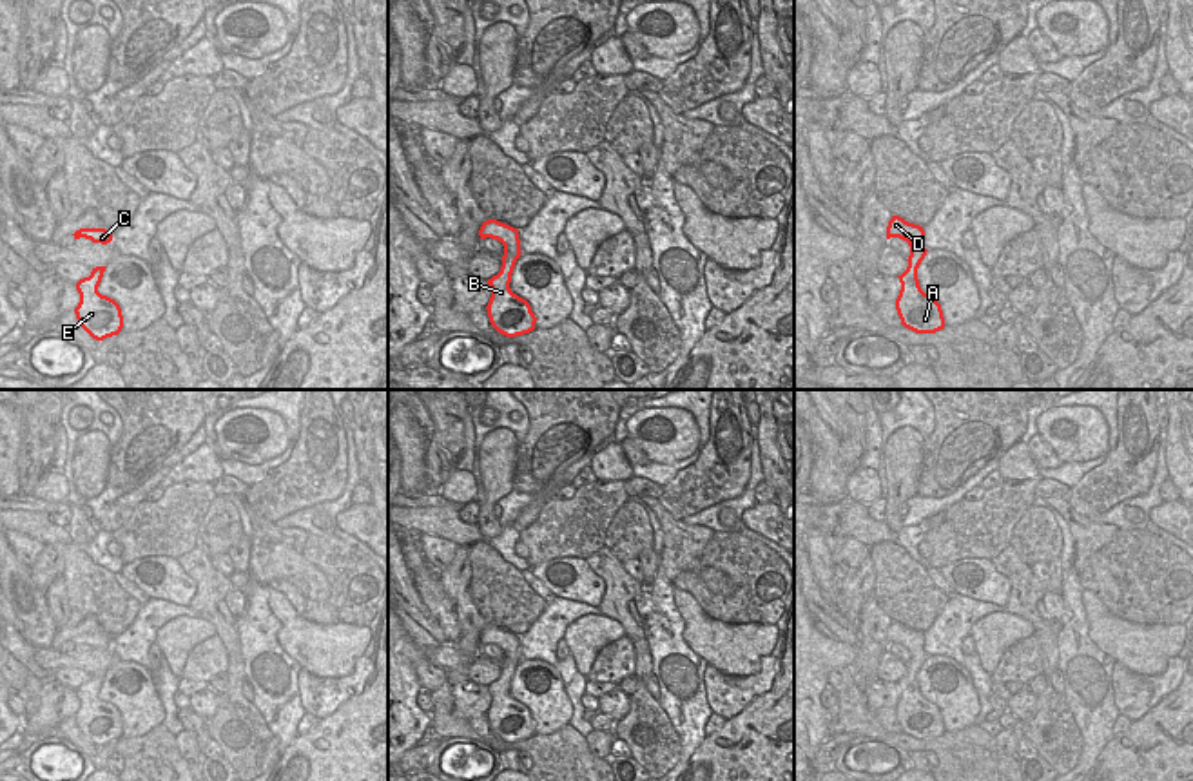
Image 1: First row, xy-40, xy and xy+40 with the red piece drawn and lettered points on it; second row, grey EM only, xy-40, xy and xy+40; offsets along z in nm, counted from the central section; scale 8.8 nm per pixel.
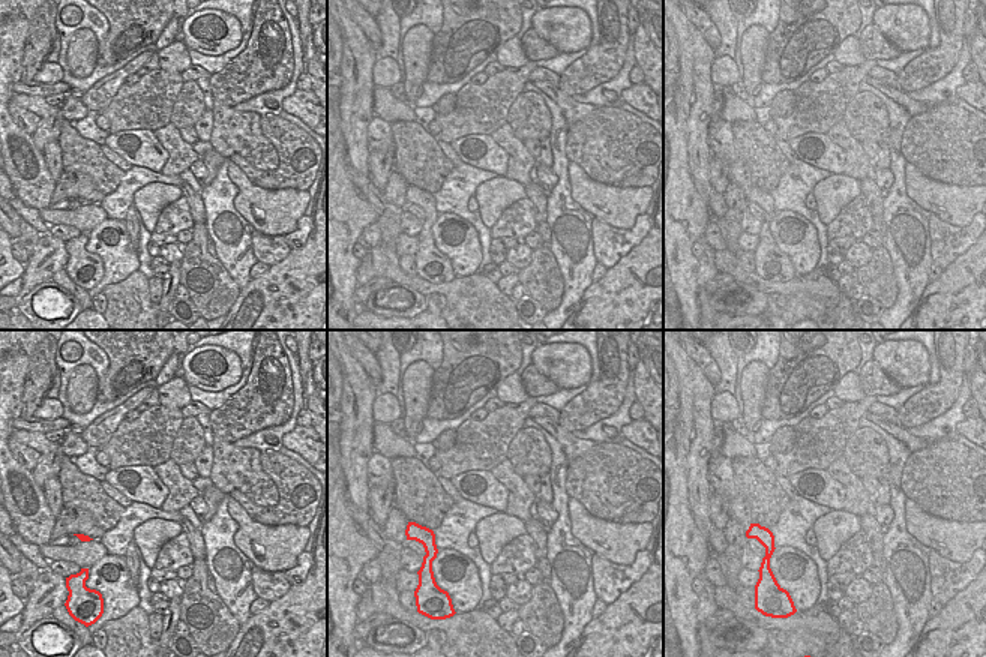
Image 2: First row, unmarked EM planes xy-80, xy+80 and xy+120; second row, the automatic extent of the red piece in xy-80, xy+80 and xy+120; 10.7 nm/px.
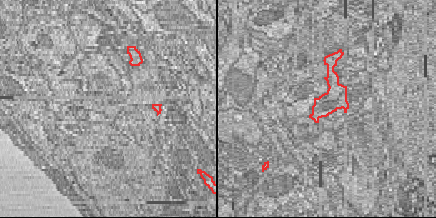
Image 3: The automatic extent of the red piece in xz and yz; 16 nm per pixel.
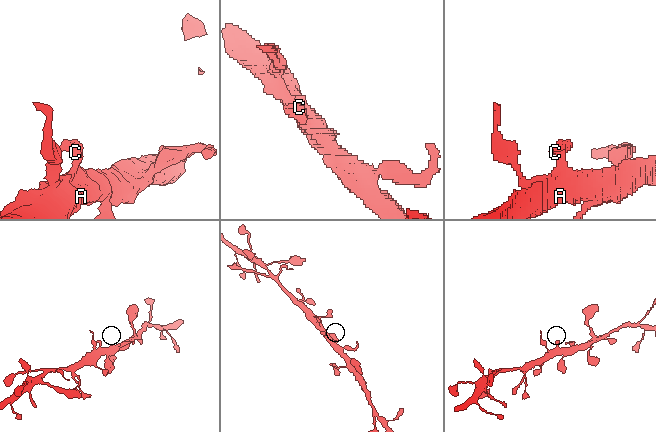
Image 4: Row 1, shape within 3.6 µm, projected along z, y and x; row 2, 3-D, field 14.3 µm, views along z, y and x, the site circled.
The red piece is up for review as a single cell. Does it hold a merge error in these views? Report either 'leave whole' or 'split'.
leave whole

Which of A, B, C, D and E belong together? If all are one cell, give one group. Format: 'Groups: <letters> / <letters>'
Groups: A B C D E

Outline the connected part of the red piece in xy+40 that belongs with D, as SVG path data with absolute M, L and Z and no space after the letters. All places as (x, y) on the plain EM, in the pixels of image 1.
M892 622L887 632L887 645L899 643L908 649L910 661L907 676L897 681L901 689L896 716L901 730L916 739L936 739L945 734L945 723L937 705L919 692L917 674L926 661L925 636L899 622Z

